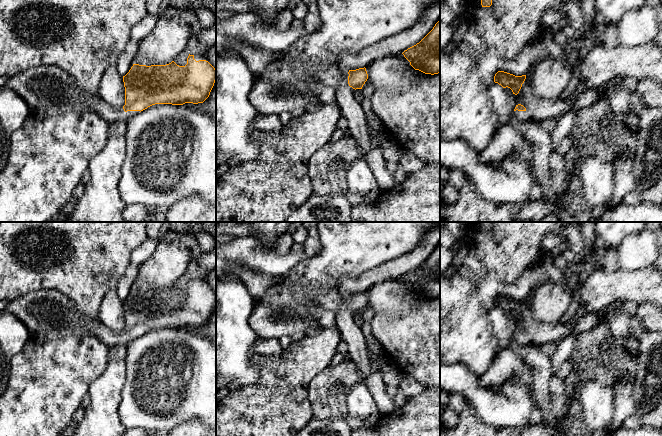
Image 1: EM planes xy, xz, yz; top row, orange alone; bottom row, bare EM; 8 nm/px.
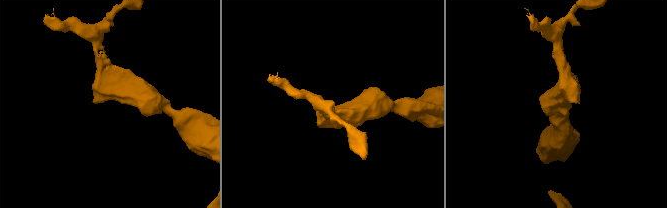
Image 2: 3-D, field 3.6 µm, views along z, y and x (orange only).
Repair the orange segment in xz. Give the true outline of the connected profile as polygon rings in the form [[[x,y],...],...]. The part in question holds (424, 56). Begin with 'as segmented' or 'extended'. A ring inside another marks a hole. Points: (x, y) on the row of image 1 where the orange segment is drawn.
as segmented | [[[440,20],[419,43],[402,54],[415,70],[431,75],[440,73]]]

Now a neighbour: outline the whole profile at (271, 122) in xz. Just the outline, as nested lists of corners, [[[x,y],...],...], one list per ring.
[[[260,113],[254,122],[254,127],[257,130],[263,130],[267,132],[280,132],[283,129],[283,124],[280,121],[279,115],[264,115]]]

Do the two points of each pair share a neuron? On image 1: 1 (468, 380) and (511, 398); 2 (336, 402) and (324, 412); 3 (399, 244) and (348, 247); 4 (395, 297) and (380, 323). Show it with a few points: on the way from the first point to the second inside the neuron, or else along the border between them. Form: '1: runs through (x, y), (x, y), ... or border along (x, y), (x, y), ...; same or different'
1: runs through (478, 391), (486, 399), (500, 399); same
2: runs through (333, 403), (327, 409); same
3: runs through (386, 242), (361, 242); same
4: border along (409, 310), (403, 313), (376, 313); different

